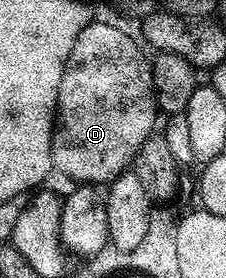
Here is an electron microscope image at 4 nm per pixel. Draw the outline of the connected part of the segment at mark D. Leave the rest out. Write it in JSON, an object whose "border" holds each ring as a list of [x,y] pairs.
{"border":[[[101,23],[94,28],[88,28],[73,42],[73,51],[69,51],[69,59],[65,63],[65,75],[61,75],[61,87],[59,88],[59,108],[57,110],[57,128],[51,137],[51,163],[56,170],[59,169],[67,177],[72,177],[75,183],[110,183],[119,177],[122,173],[128,172],[132,168],[132,161],[140,150],[141,145],[145,143],[146,137],[156,132],[155,113],[157,106],[155,104],[155,88],[153,87],[153,75],[151,74],[151,61],[149,57],[139,50],[140,42],[130,37],[125,30],[118,24],[108,27]]]}

